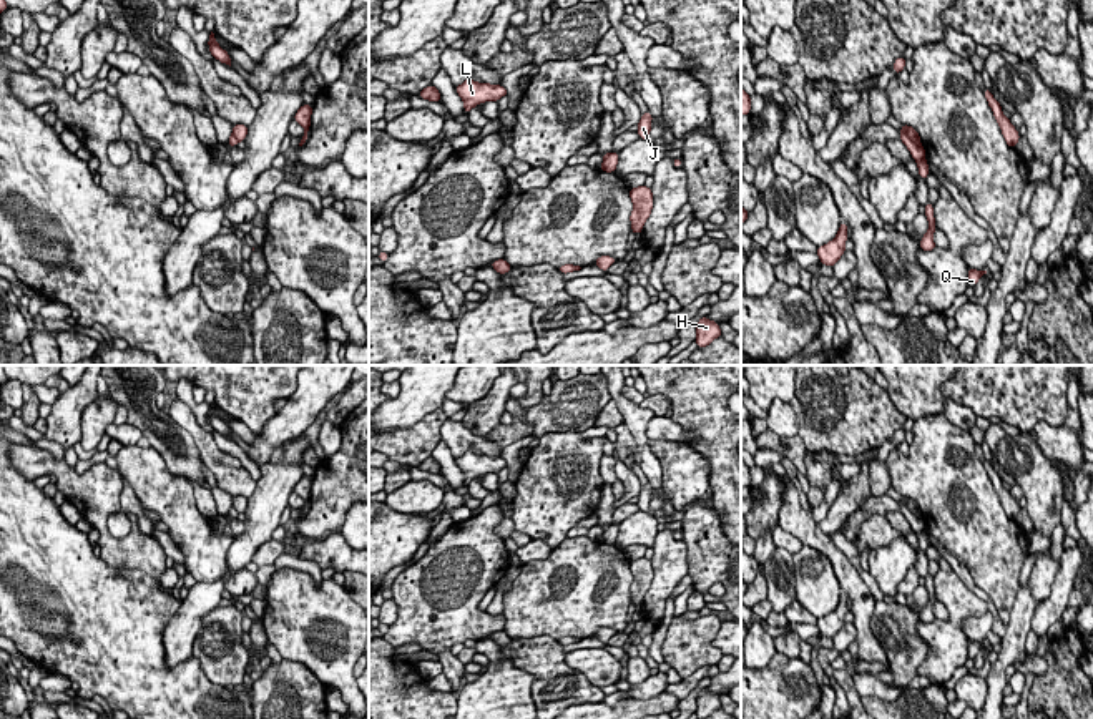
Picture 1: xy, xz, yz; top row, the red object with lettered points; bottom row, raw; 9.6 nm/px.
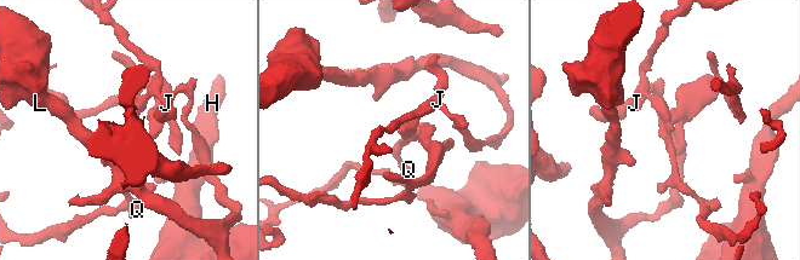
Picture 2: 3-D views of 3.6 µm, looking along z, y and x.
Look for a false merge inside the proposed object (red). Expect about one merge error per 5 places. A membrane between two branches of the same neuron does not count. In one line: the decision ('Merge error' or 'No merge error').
Merge error

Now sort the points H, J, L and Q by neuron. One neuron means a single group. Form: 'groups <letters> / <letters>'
groups H Q / J L

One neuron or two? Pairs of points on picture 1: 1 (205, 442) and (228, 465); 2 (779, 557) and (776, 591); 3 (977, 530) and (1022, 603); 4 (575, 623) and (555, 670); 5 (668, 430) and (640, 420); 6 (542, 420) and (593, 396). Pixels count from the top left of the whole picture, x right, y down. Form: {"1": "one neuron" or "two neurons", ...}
{"1": "one neuron", "2": "one neuron", "3": "two neurons", "4": "two neurons", "5": "two neurons", "6": "one neuron"}

